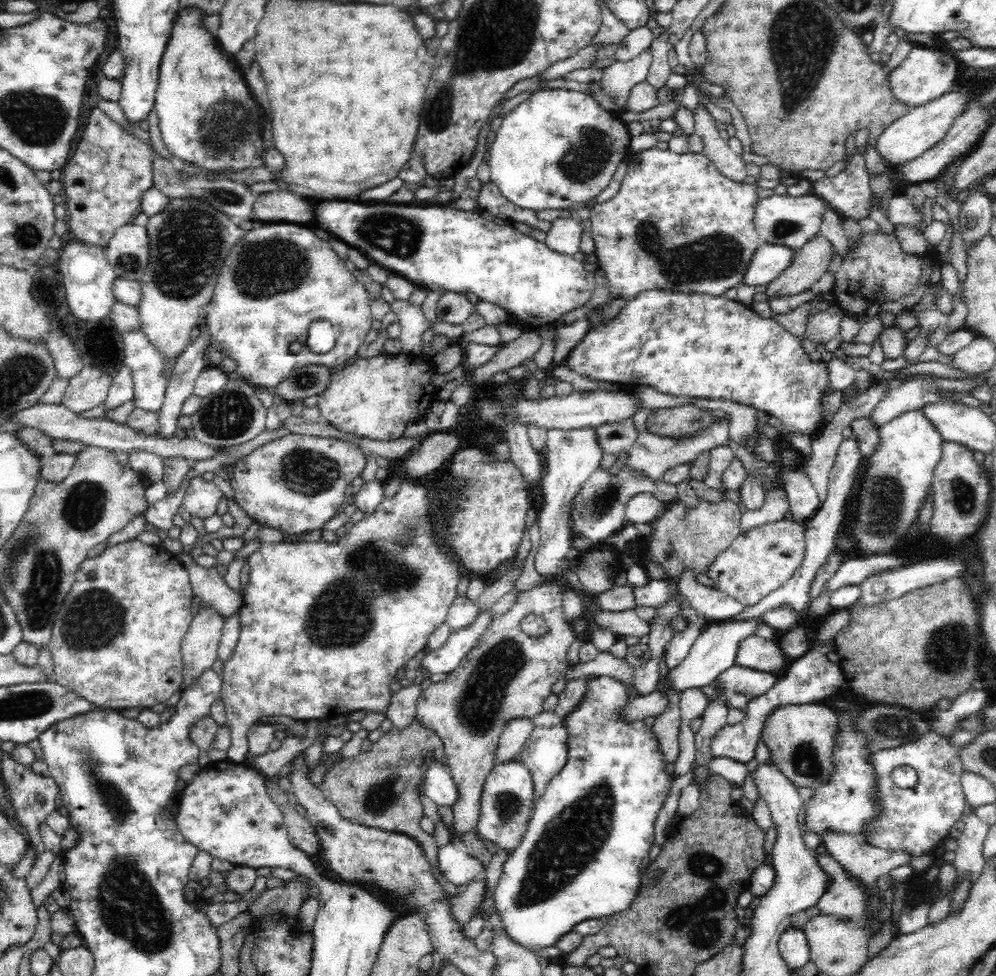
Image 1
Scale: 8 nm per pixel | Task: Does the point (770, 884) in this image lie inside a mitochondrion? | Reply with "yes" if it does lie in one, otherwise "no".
no

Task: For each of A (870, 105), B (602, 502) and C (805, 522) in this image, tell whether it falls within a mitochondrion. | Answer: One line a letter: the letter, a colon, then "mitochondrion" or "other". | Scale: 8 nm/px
A: other
B: mitochondrion
C: other

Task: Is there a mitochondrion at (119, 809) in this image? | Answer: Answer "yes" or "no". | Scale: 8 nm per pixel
yes

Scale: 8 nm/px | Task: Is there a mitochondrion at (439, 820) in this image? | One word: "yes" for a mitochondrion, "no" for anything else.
no

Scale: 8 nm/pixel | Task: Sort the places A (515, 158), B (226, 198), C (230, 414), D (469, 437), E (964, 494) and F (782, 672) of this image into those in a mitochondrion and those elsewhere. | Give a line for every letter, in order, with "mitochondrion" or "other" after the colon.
A: other
B: mitochondrion
C: mitochondrion
D: other
E: mitochondrion
F: other

